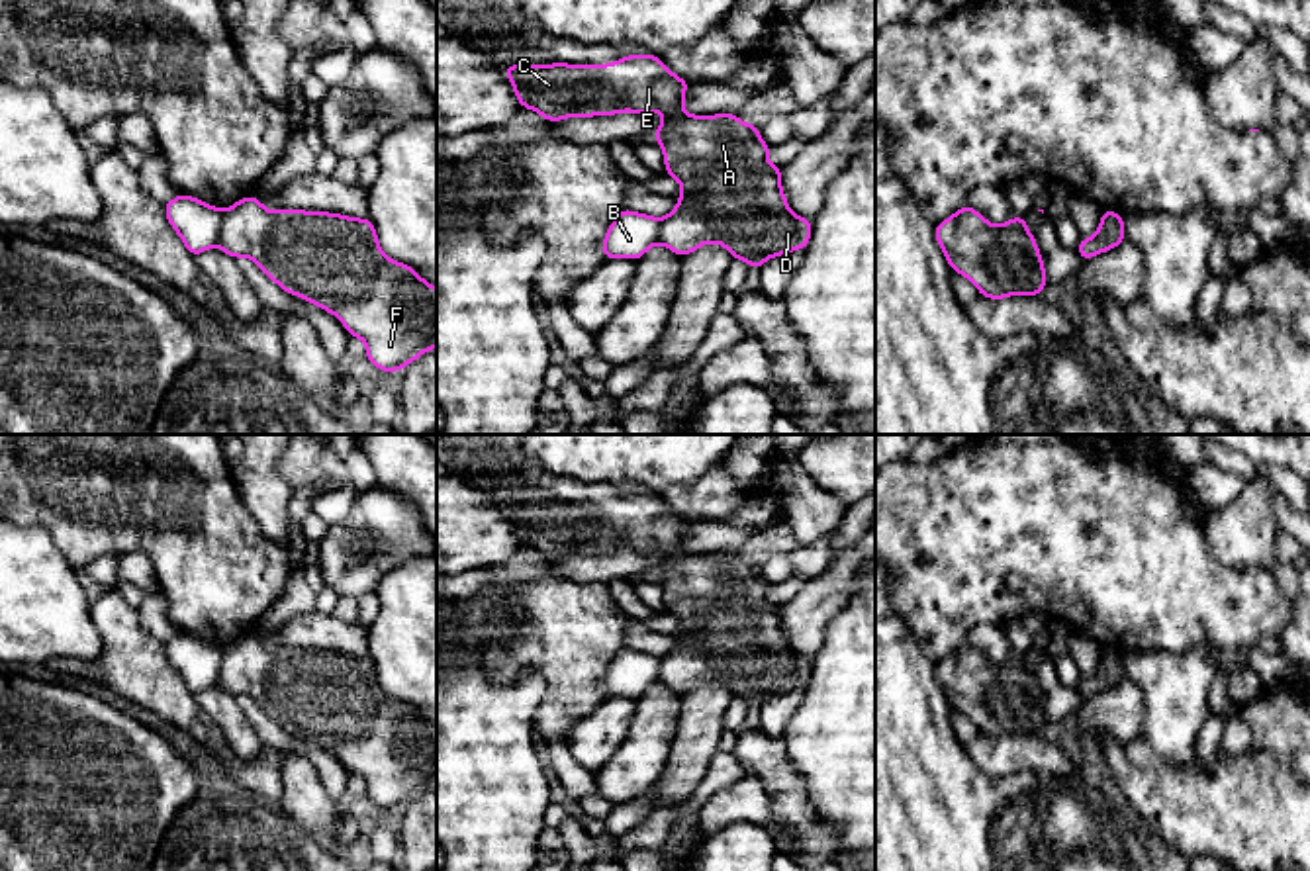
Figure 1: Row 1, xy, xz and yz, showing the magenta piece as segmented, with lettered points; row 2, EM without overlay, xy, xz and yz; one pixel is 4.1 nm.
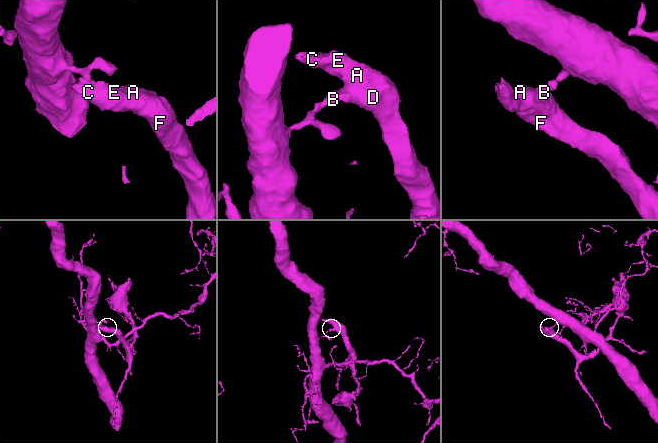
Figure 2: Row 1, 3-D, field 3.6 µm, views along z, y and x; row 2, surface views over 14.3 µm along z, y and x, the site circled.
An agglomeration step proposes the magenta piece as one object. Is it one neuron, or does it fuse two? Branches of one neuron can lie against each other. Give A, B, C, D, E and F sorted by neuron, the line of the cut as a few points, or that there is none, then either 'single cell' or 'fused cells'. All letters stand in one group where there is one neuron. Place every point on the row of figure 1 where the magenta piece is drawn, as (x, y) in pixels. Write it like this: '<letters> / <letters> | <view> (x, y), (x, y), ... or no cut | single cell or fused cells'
A C D E F / B | xy (224, 212), (216, 243) | fused cells

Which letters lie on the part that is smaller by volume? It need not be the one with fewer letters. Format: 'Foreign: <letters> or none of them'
Foreign: A, C, D, E, F

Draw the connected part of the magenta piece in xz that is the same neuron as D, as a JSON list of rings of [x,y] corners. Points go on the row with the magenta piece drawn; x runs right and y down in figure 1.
[[[627,55],[611,65],[511,65],[503,69],[511,80],[521,108],[538,112],[548,121],[560,121],[570,115],[613,115],[621,112],[652,114],[662,112],[666,119],[656,127],[656,143],[664,151],[666,172],[681,184],[678,206],[660,219],[658,243],[678,256],[697,251],[705,243],[721,243],[732,258],[746,260],[760,268],[768,258],[807,249],[811,241],[813,219],[797,217],[781,192],[781,166],[768,162],[772,145],[758,137],[760,125],[738,119],[736,114],[689,115],[683,112],[687,80],[676,76],[658,55]]]

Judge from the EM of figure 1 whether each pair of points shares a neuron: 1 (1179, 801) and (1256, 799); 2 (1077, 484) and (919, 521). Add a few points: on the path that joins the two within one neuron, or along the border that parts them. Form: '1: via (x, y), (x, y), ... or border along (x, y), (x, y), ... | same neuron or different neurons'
1: via (1199, 801), (1236, 801) | same neuron
2: via (1038, 509), (997, 509), (972, 521), (958, 521) | same neuron

